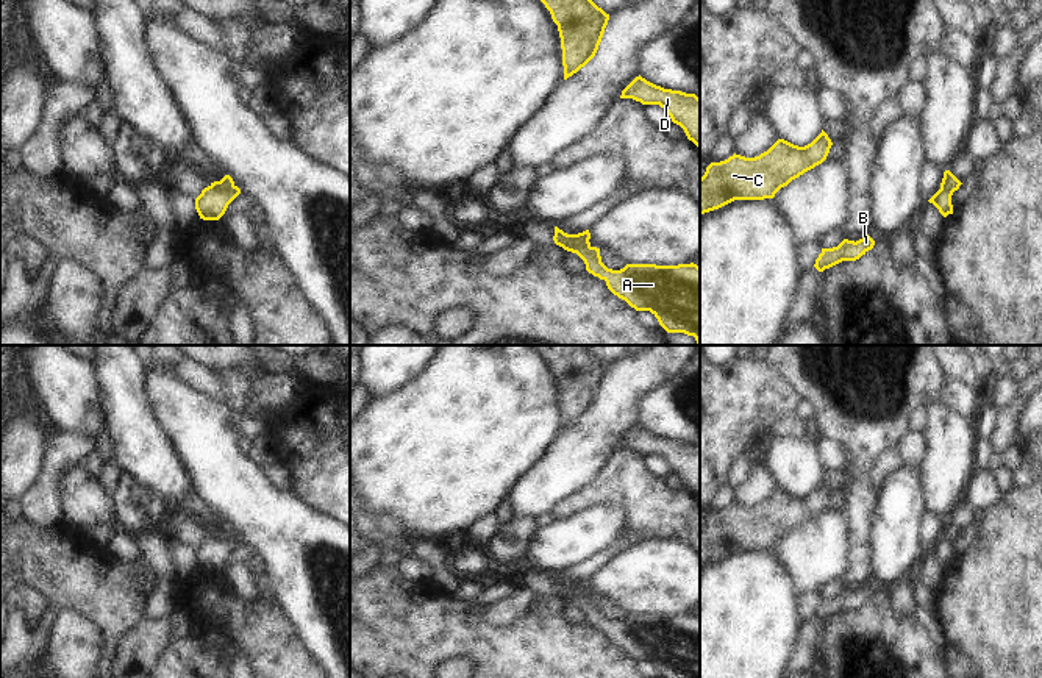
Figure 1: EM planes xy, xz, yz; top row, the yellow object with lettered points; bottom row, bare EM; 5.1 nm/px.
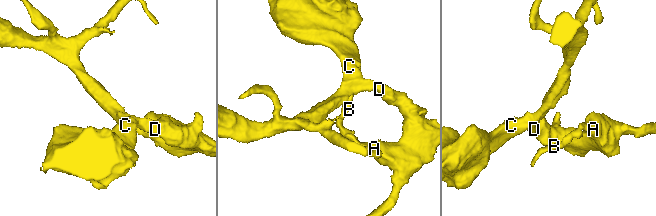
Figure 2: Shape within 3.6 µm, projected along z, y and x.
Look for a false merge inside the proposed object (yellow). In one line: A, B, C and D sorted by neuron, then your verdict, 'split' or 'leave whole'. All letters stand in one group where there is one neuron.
A C D / B | split

